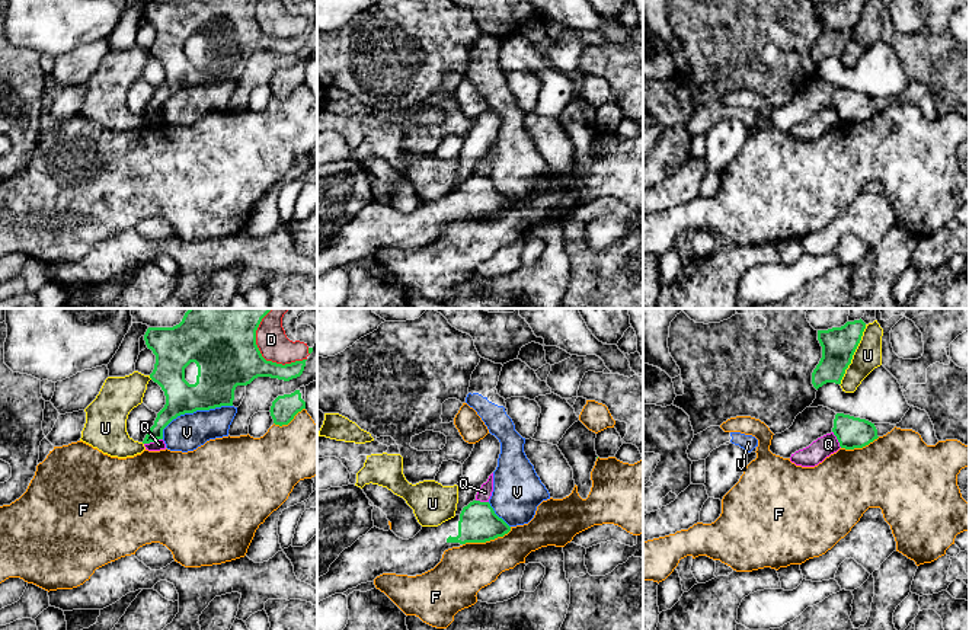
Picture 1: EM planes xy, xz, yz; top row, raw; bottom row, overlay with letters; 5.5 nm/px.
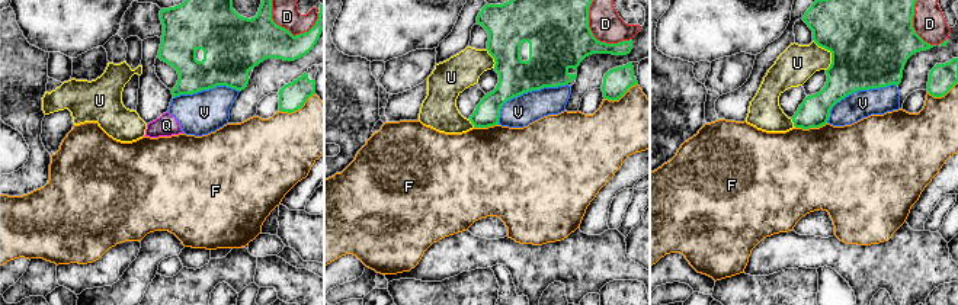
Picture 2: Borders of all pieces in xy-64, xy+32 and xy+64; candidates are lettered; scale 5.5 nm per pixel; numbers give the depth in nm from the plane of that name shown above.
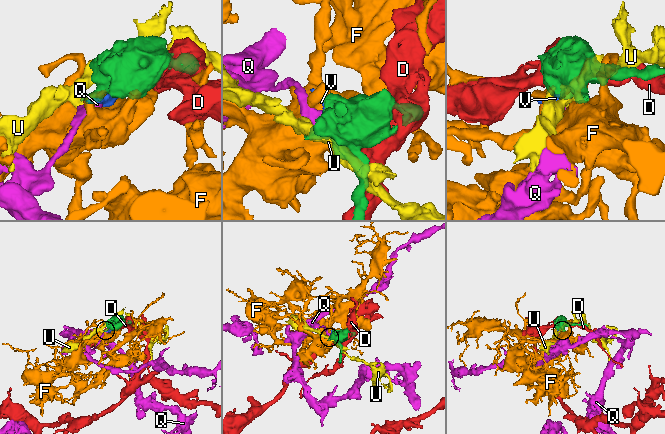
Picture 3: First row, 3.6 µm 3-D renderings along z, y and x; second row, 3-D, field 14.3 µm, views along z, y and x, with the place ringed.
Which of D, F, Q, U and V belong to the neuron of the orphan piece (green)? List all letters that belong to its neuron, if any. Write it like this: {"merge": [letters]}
{"merge": []}

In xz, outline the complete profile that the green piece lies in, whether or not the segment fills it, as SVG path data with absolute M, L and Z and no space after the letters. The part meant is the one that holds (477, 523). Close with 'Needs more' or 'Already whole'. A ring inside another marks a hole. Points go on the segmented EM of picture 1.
M473 501L463 508L460 515L438 527L422 527L409 540L397 537L391 530L377 527L359 537L351 547L345 549L330 565L329 572L317 578L317 604L335 594L343 594L361 583L372 582L383 573L416 576L434 569L442 559L445 550L460 547L466 543L486 543L503 537L511 527L499 518L489 502Z. Needs more

